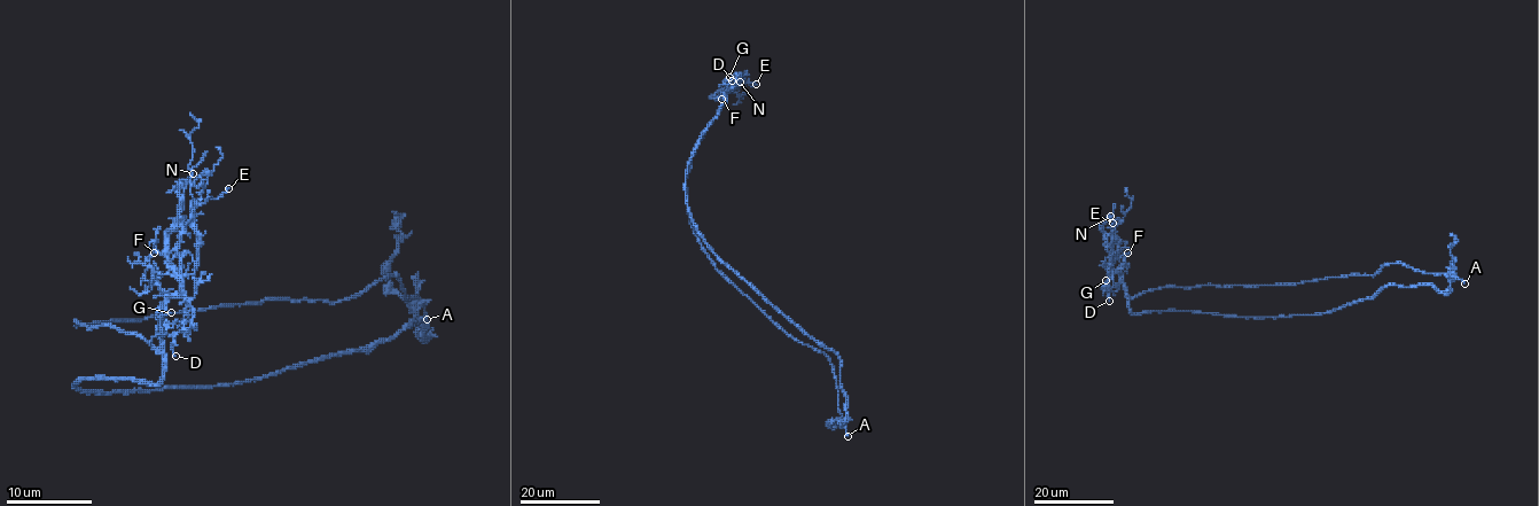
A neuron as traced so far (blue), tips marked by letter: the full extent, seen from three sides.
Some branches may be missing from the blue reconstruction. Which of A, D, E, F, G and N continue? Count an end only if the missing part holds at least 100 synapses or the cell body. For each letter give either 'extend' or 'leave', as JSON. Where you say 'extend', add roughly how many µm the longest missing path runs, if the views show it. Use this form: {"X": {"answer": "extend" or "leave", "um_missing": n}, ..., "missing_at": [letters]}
{"A": {"answer": "extend", "um_missing": 10}, "D": {"answer": "leave"}, "E": {"answer": "leave"}, "F": {"answer": "leave"}, "G": {"answer": "leave"}, "N": {"answer": "leave"}, "missing_at": ["A"]}

